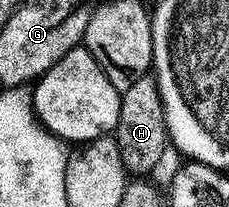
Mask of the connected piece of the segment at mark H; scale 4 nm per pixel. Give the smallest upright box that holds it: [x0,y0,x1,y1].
[114,75,168,177]

